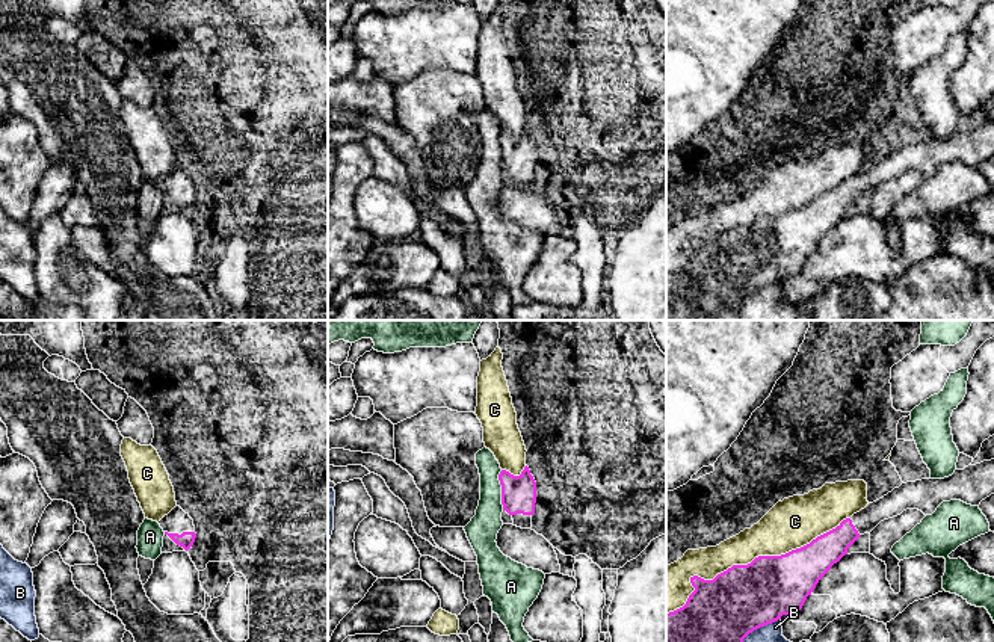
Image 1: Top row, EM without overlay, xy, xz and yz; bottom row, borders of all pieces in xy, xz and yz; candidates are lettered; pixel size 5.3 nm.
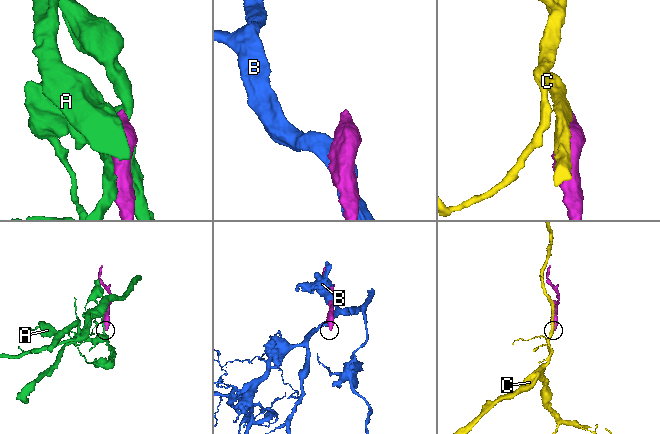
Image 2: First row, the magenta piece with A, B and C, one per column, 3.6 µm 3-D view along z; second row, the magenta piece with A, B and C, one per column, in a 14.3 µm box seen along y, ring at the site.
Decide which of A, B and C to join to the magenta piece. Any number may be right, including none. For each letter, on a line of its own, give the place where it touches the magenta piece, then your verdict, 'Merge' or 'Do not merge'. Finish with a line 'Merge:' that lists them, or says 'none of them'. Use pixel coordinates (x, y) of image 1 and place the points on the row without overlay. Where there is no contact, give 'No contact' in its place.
A: Touches magenta at xz (502, 151). Do not merge
B: Touches magenta at yz (753, 292). Do not merge
C: Touches magenta at yz (748, 225). Do not merge
Merge: none of them

